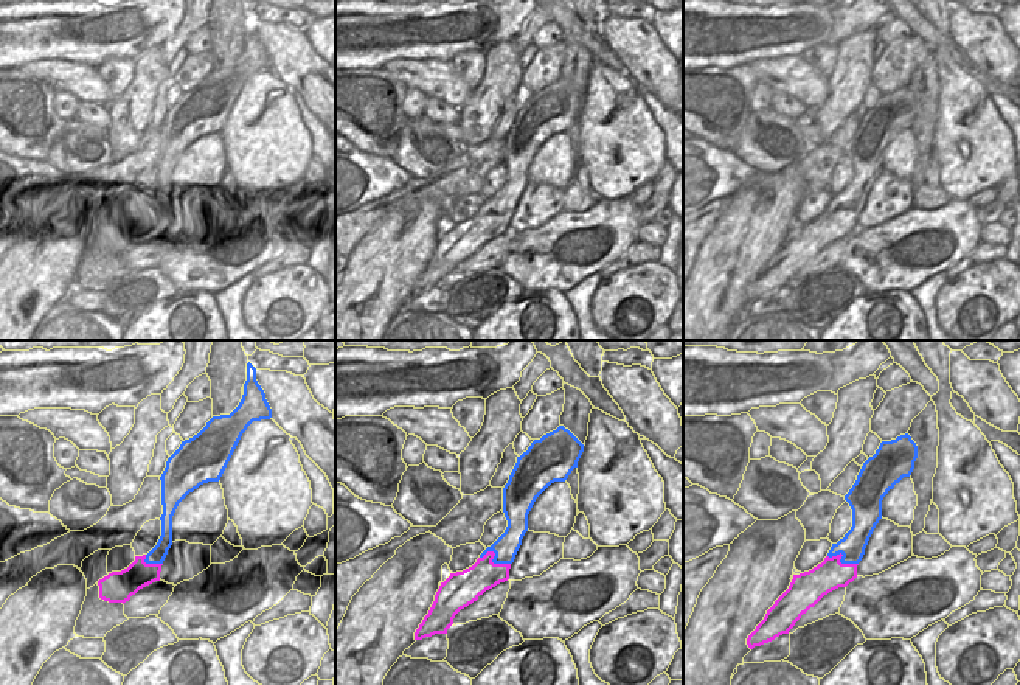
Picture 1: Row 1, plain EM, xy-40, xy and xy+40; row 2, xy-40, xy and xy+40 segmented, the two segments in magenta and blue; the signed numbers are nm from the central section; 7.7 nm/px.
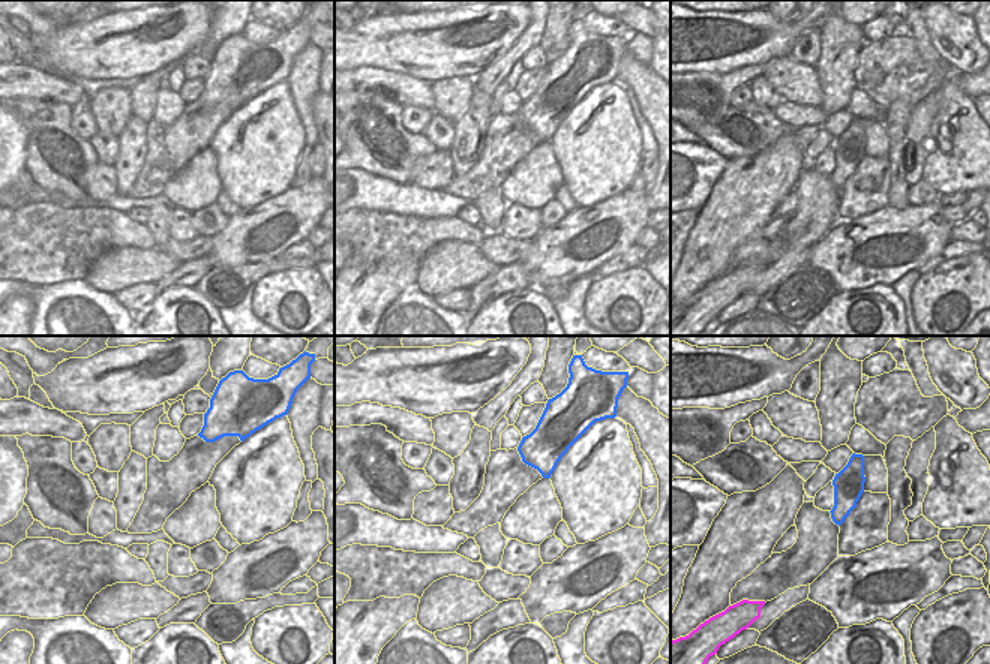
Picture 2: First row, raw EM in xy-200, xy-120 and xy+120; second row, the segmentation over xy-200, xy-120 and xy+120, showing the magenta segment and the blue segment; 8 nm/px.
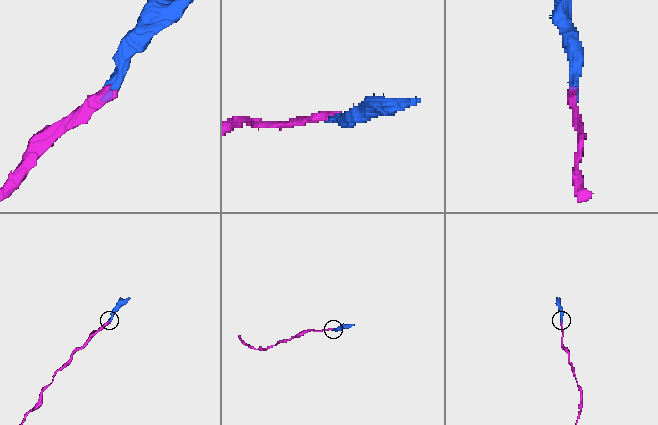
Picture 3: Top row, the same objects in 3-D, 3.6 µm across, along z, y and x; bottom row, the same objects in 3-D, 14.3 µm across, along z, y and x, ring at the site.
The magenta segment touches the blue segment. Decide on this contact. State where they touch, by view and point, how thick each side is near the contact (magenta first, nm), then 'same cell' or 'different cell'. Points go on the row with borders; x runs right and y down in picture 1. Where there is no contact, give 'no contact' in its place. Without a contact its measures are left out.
xy (492, 558) | 240/190 nm | same cell

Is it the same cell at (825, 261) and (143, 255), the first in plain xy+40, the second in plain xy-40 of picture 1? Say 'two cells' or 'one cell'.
one cell

